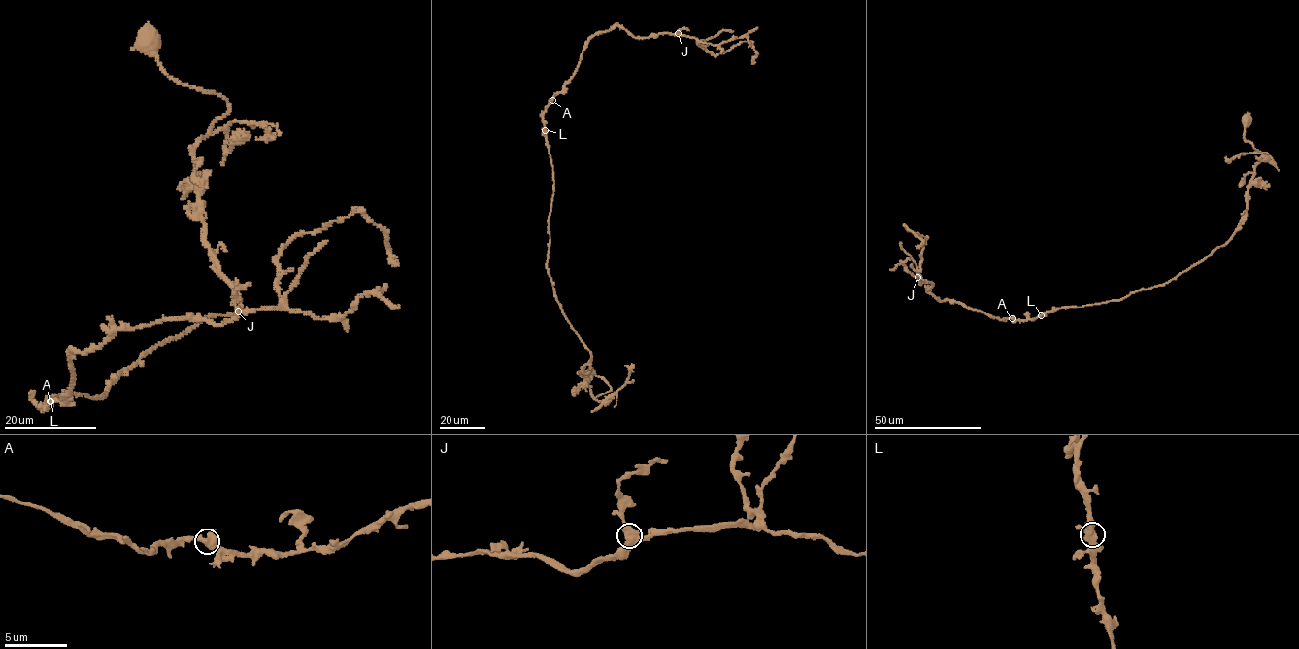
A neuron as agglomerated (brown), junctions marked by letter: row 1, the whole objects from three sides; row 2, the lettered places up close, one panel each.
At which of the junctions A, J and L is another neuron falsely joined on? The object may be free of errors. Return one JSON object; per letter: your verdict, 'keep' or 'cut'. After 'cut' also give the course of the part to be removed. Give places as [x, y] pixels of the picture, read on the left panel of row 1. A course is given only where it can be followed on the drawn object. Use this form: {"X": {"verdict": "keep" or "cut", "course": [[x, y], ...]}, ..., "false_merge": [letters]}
{"A": {"verdict": "keep"}, "J": {"verdict": "keep"}, "L": {"verdict": "keep"}, "false_merge": []}

